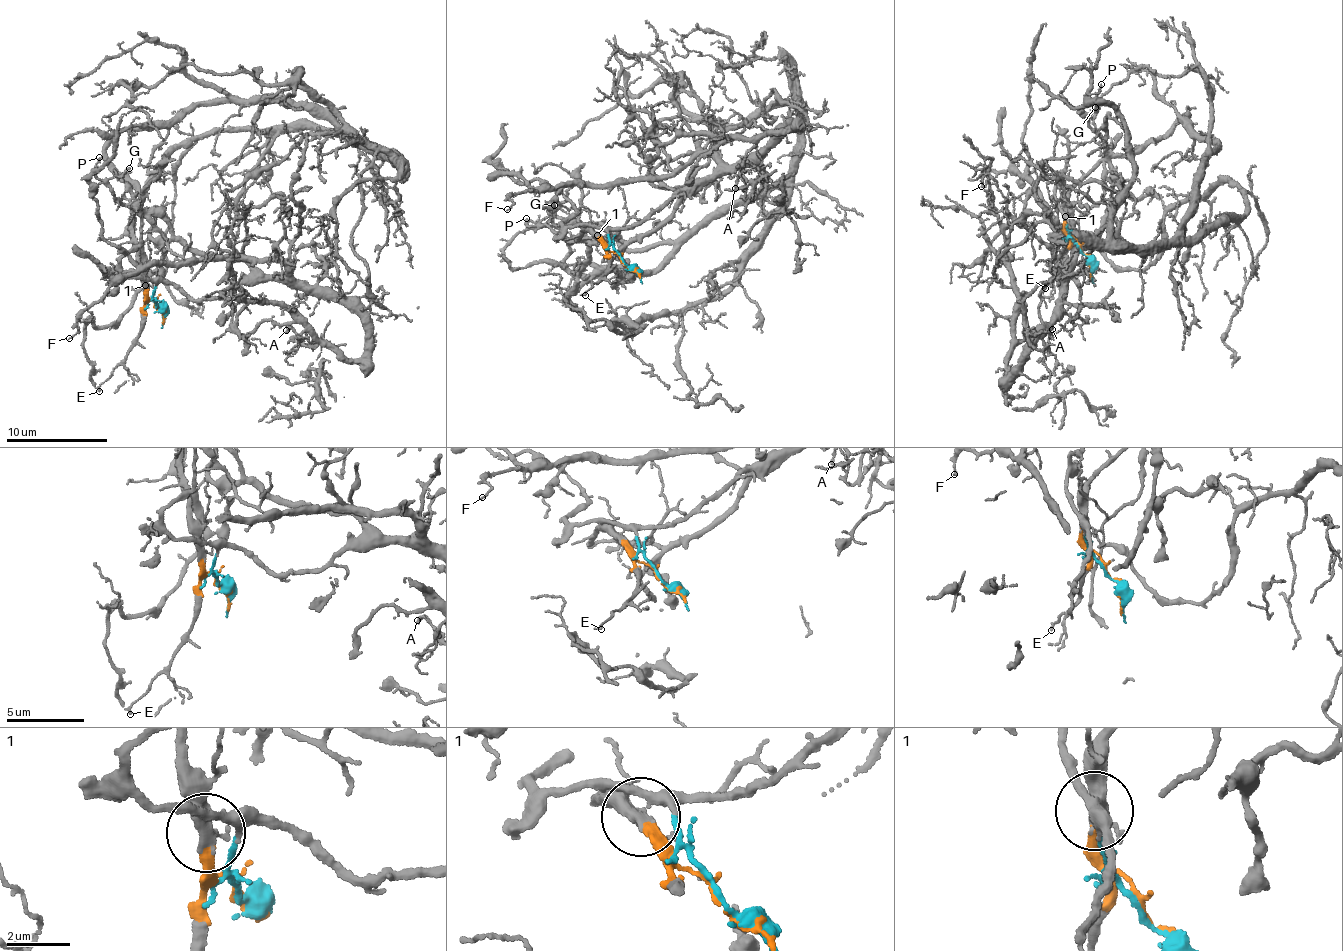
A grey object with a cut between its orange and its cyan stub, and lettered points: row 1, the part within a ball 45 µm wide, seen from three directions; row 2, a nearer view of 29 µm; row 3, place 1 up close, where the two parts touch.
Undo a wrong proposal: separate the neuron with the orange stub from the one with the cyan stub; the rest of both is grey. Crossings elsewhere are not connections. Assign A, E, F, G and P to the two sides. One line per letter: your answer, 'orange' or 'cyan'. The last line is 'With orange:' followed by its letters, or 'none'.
A: cyan
E: orange
F: cyan
G: orange
P: orange
With orange: E, G, P

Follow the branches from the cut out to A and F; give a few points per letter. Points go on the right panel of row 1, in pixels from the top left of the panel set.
A: (1088, 259), (1067, 223), (1060, 264), (1068, 289), (1010, 372), (1005, 365), (1015, 341), (1052, 328)
F: (1088, 259), (1067, 223), (1060, 276), (1052, 251), (1060, 233), (1015, 166), (984, 171), (980, 186)

